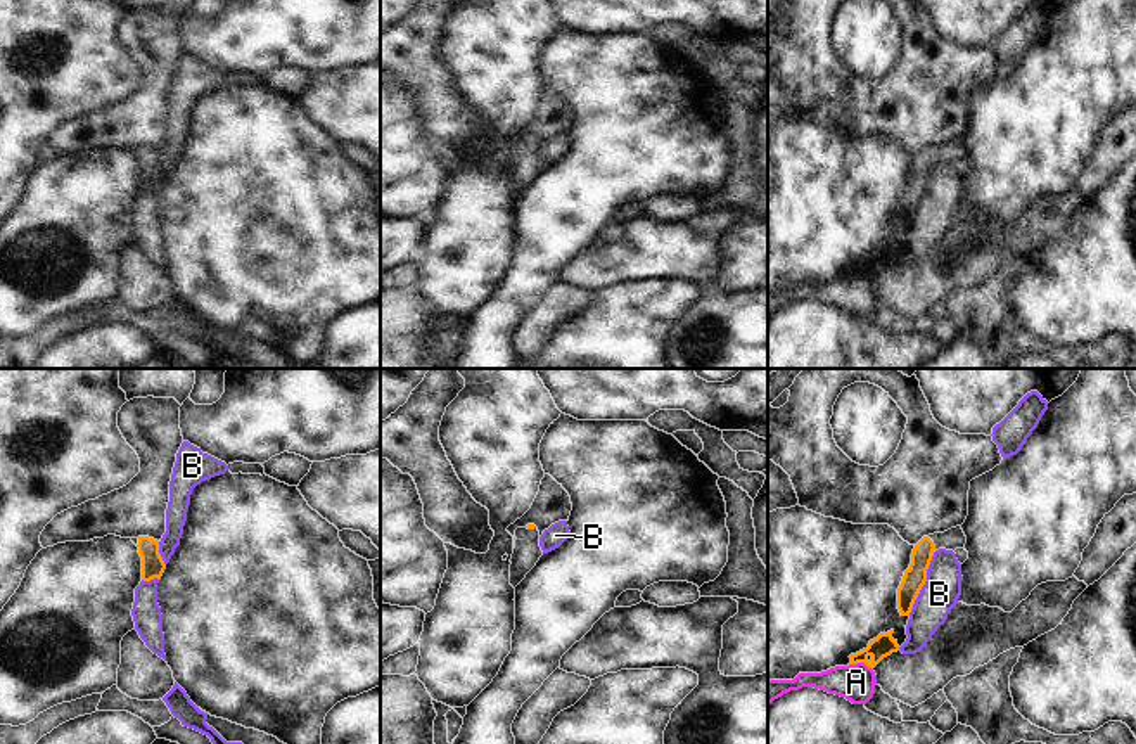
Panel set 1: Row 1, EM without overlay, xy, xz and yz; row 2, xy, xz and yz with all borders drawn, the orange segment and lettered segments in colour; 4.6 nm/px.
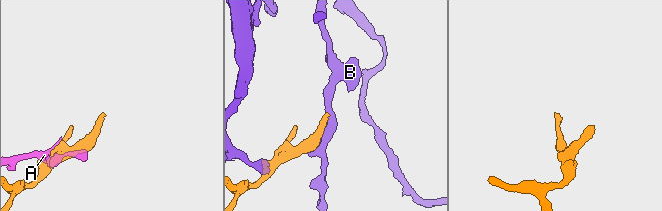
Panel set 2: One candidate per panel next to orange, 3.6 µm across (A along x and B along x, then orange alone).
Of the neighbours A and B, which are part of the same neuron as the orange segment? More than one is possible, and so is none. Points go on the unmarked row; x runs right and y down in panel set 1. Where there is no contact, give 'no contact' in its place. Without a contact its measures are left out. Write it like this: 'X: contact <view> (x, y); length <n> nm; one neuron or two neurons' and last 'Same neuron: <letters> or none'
A: contact yz (861, 274); length 120 nm; two neurons
B: contact yz (924, 196); length 300 nm; two neurons
Same neuron: none

